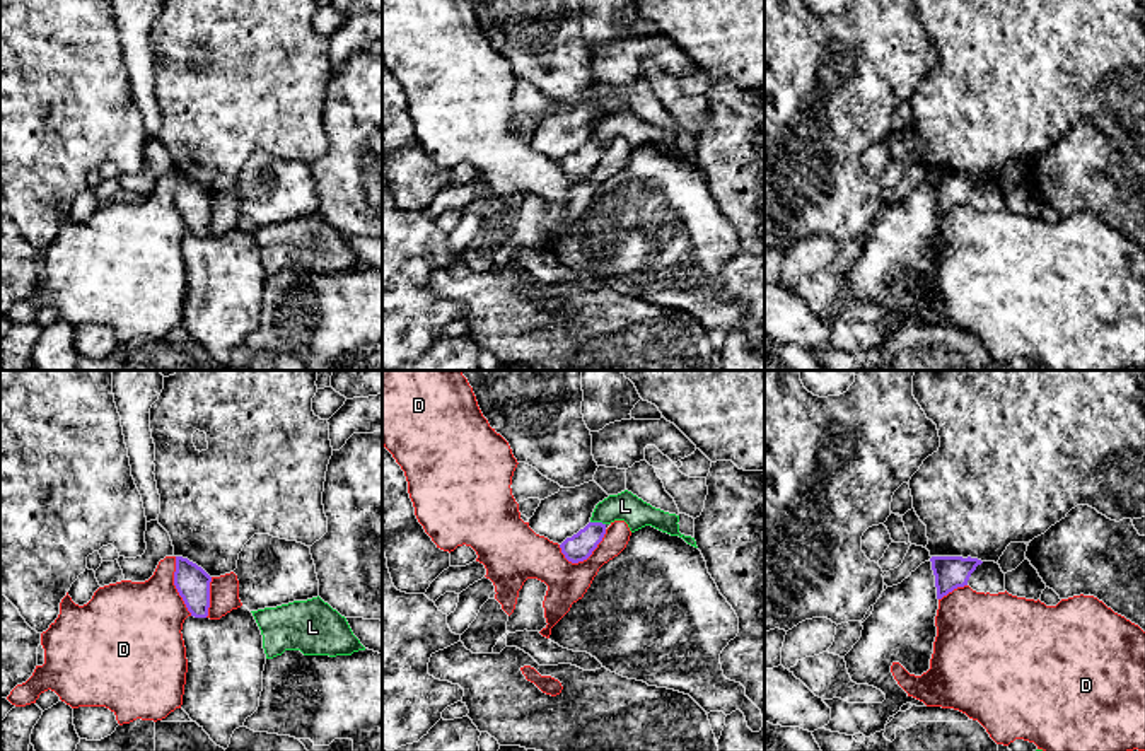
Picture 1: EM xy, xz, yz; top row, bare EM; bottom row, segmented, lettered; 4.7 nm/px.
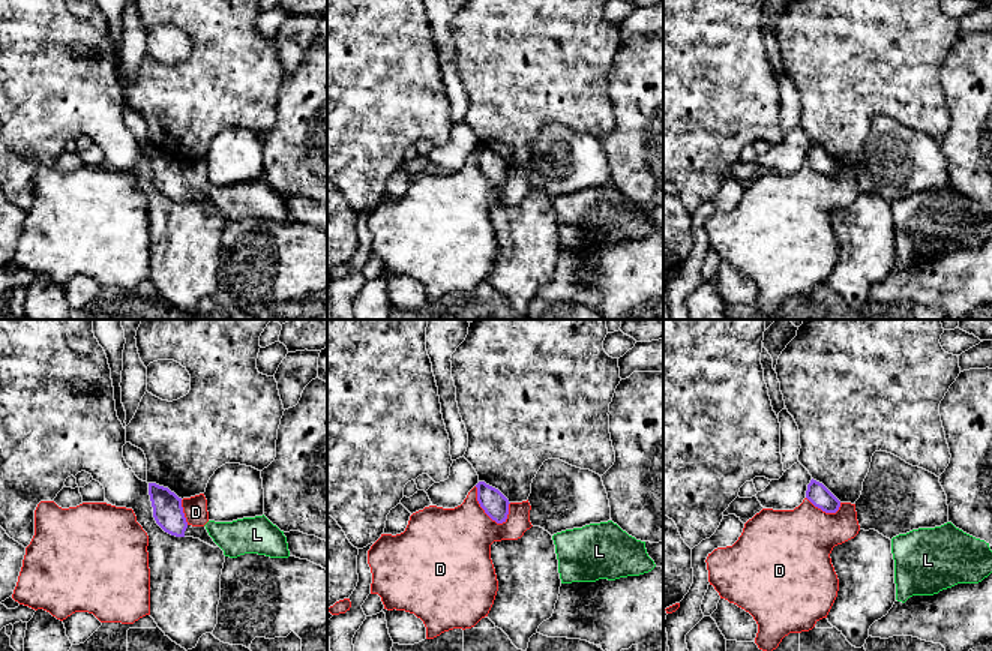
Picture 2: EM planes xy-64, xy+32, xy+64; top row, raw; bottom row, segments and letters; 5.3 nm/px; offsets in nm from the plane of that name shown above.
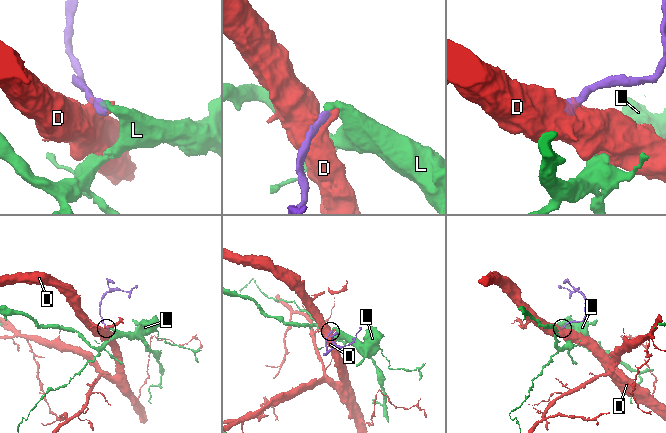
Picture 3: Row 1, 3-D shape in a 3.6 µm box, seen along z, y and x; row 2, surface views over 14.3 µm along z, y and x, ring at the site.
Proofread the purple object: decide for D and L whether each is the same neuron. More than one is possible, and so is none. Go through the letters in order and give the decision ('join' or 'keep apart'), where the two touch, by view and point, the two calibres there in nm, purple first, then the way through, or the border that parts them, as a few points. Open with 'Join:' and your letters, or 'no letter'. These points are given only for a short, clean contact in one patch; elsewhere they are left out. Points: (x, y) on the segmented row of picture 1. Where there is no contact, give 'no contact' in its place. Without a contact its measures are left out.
Join: no letter
D: keep apart; contact xz (587, 557); calibres 130 and 200 nm; border xz (606, 529), (598, 547), (582, 560), (570, 562), (560, 552)
L: keep apart; contact xz (598, 523); calibres 130 and 140 nm; border xz (591, 521), (604, 524)

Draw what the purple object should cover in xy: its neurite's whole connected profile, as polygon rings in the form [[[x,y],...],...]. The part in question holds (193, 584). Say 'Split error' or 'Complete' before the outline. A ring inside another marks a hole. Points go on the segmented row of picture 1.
Complete. [[[176,556],[174,585],[195,618],[206,618],[212,577],[188,558]]]

